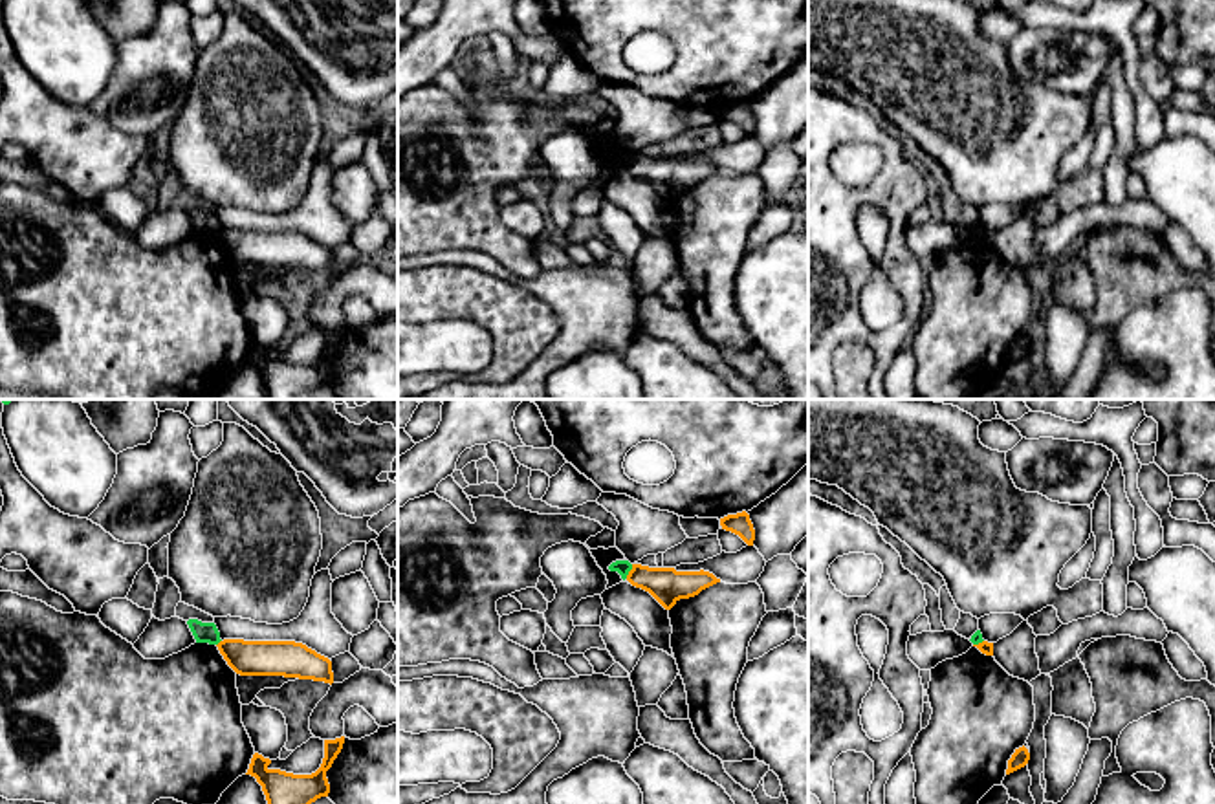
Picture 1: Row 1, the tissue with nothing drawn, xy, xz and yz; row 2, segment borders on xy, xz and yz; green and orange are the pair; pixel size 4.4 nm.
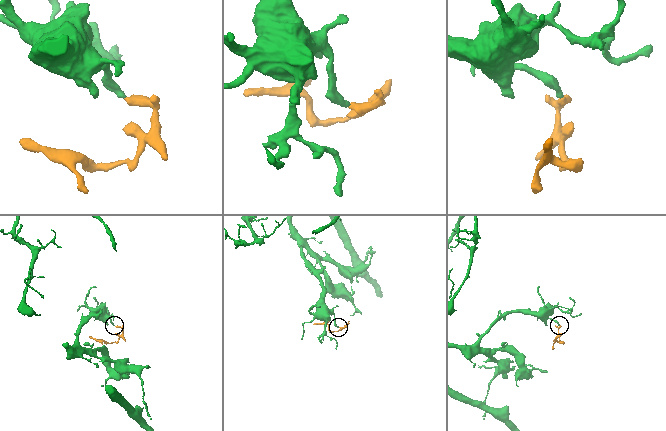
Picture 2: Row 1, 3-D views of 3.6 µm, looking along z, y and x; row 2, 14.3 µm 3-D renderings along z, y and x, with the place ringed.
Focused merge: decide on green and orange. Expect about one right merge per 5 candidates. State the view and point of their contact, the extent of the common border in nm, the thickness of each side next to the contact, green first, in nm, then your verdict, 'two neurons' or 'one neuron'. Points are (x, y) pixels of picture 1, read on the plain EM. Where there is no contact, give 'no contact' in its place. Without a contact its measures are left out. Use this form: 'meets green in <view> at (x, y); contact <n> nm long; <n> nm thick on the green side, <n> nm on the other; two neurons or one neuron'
meets green in xz at (629, 160); contact 70 nm long; 60 nm thick on the green side, 160 nm on the other; two neurons

